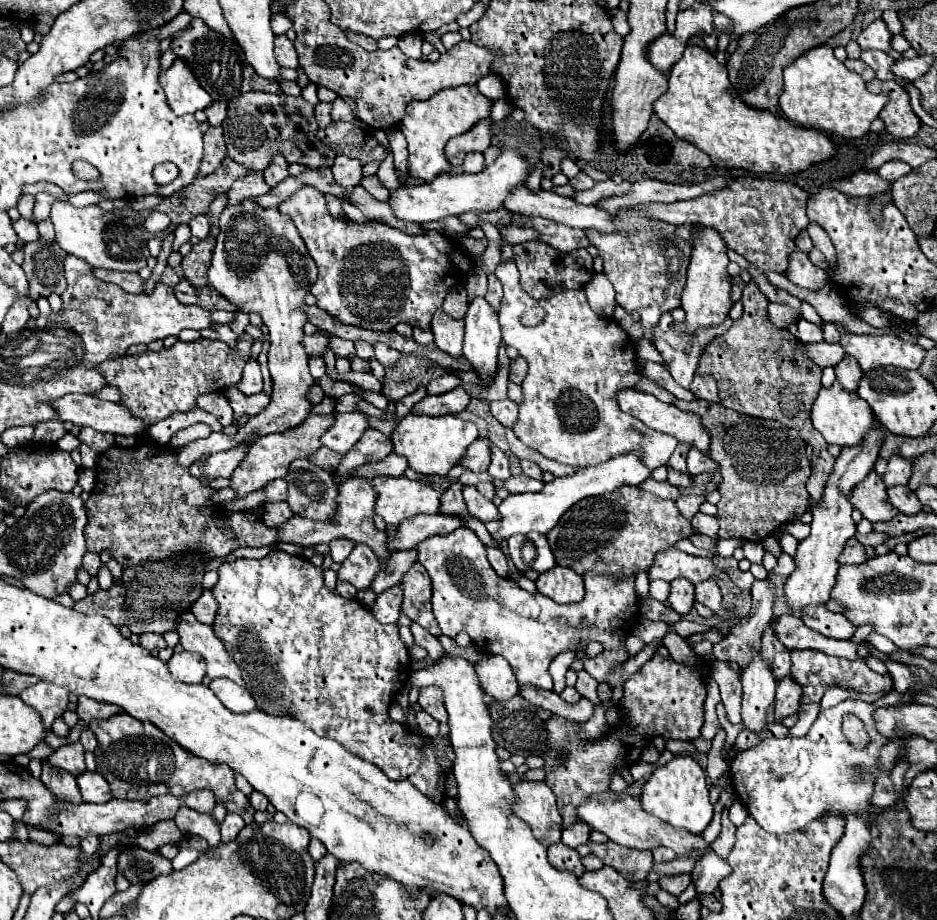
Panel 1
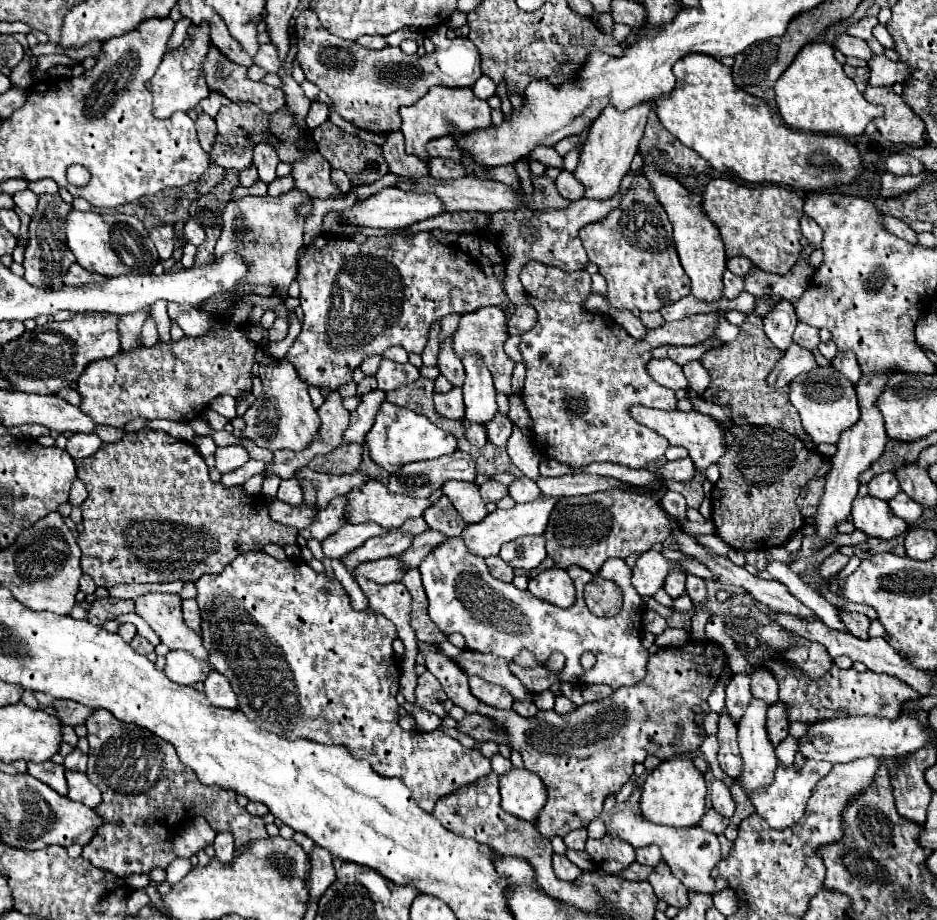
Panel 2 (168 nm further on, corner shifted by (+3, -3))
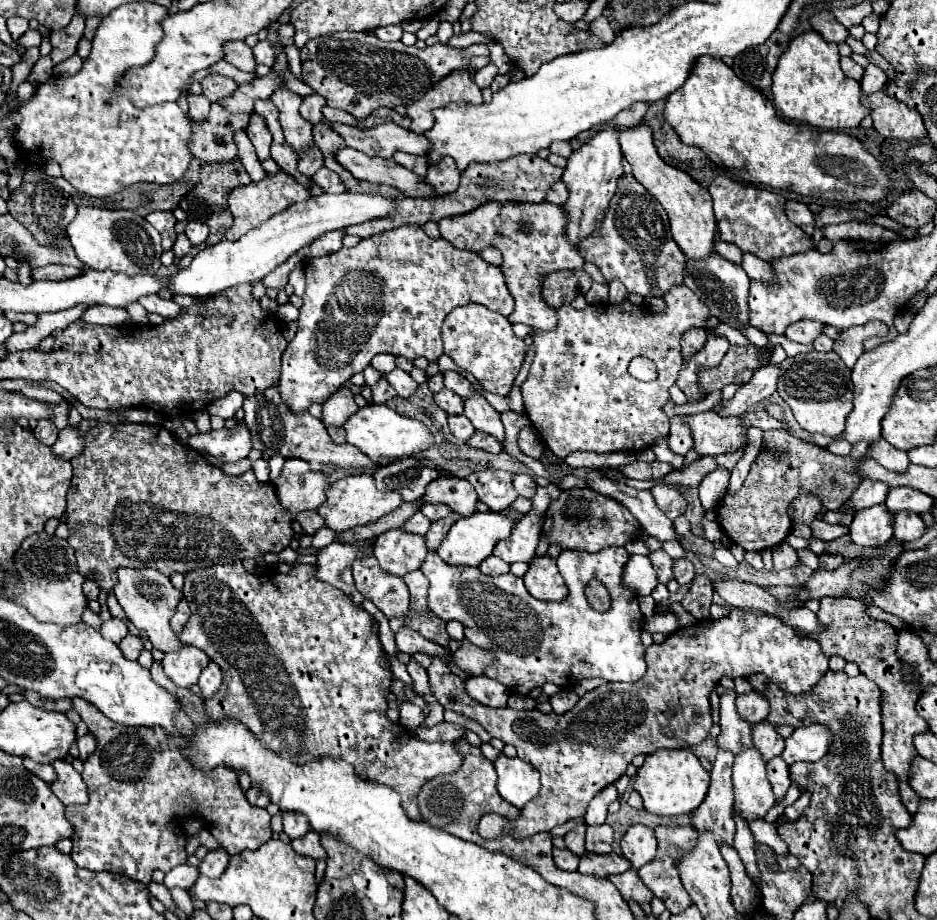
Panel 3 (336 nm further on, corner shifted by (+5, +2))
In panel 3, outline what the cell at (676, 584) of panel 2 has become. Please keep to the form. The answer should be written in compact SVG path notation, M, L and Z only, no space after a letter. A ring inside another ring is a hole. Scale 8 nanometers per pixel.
M656 550L656 552L650 552L648 554L654 570L656 570L656 576L658 576L658 582L662 584L668 584L668 580L672 578L672 558L664 552L664 550Z

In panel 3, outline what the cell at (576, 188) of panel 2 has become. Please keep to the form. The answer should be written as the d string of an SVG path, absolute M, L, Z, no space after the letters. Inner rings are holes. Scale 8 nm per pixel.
M558 180L550 190L548 190L548 196L544 198L546 202L550 204L556 204L556 206L562 206L566 200L568 200L568 190L566 190L566 184L562 180Z

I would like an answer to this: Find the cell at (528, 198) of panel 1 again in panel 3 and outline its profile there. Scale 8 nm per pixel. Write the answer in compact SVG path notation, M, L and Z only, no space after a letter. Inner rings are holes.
M352 148L336 150L334 158L338 160L340 166L348 168L348 172L352 172L352 176L358 180L396 186L404 192L404 196L418 196L418 198L432 196L432 188L426 182L420 182L414 172L406 170L392 158L390 160L370 158L364 152L358 152Z

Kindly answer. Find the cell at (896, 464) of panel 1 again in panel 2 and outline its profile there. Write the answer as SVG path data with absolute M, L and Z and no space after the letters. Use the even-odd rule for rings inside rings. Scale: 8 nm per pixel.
M892 471L890 473L880 473L878 477L874 477L868 483L868 487L870 487L870 495L874 495L878 499L884 499L884 501L890 501L900 491L898 479Z

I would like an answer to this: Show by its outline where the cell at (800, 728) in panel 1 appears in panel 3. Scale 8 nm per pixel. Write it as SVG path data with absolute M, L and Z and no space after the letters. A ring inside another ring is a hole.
M778 756L774 760L770 760L766 764L766 774L768 774L768 780L774 788L774 798L776 802L780 802L786 794L786 790L790 788L790 776L788 776L788 766L784 764L784 760Z

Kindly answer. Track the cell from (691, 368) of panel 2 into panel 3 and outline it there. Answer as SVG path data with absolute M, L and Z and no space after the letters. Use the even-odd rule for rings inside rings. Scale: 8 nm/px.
M692 328L692 330L686 332L686 334L682 336L682 340L680 340L680 344L682 344L682 356L684 356L684 358L694 356L696 350L704 346L704 342L706 342L706 330L702 330L702 328Z

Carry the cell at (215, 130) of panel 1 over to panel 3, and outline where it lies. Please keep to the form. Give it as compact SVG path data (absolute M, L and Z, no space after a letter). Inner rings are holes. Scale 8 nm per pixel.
M188 94L186 98L188 98L188 104L190 104L188 116L190 116L192 120L202 120L202 118L208 116L208 112L210 112L210 100L208 100L206 96L202 96L202 94L200 94L200 96Z

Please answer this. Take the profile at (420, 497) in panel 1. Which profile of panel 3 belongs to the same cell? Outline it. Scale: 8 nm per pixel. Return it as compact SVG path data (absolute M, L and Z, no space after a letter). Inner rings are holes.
M354 474L354 476L346 476L346 478L330 484L326 502L318 508L318 514L326 520L328 528L342 532L342 530L354 528L356 524L376 522L382 516L396 510L400 504L402 504L402 498L398 492L380 492L374 486L374 478L370 474Z

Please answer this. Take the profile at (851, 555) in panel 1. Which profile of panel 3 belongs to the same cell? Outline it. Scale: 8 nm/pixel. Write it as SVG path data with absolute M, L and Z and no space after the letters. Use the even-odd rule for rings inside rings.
M822 554L820 556L820 568L822 570L836 570L842 562L844 562L844 558L840 554Z

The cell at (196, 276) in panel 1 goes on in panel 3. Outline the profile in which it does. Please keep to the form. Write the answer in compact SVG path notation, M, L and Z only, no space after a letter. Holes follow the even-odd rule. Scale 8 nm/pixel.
M230 160L230 162L206 162L202 172L200 172L200 182L196 184L196 188L192 188L192 192L188 192L184 196L184 200L180 200L180 208L188 214L190 220L202 220L204 224L208 224L210 228L210 236L206 240L208 246L218 244L220 240L224 240L224 232L232 226L232 214L228 210L228 192L240 184L250 184L250 176L244 170L242 162Z

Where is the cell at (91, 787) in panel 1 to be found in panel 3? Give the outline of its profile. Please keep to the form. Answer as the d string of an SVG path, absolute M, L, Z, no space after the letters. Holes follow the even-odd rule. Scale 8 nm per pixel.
M56 760L52 766L56 770L56 780L50 784L54 796L64 804L86 804L88 802L86 784L82 776L72 768L72 764L66 760Z

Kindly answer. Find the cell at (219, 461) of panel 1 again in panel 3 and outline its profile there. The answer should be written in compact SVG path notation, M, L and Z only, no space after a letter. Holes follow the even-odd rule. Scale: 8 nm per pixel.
M238 422L232 430L222 428L222 430L212 430L208 434L190 436L188 444L192 448L196 448L198 452L208 450L220 462L244 460L248 456L248 452L252 450L250 432L244 422Z

